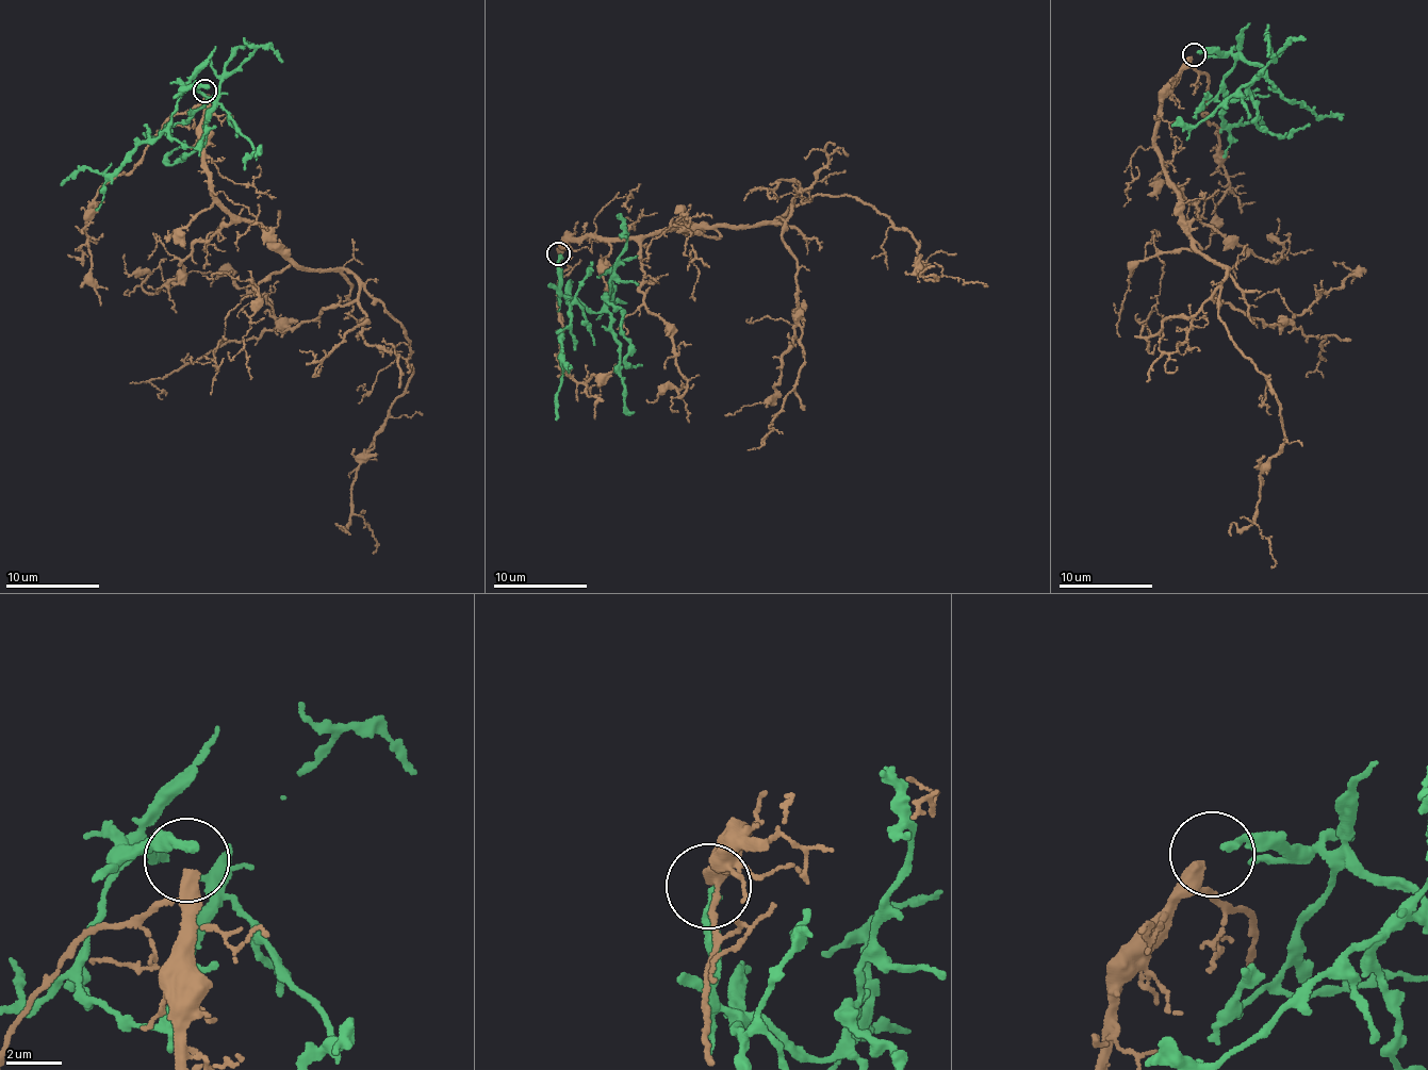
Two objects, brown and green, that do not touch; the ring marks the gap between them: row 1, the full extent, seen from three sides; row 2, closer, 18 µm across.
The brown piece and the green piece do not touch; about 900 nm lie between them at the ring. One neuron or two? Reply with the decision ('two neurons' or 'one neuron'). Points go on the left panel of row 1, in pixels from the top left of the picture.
two neurons

